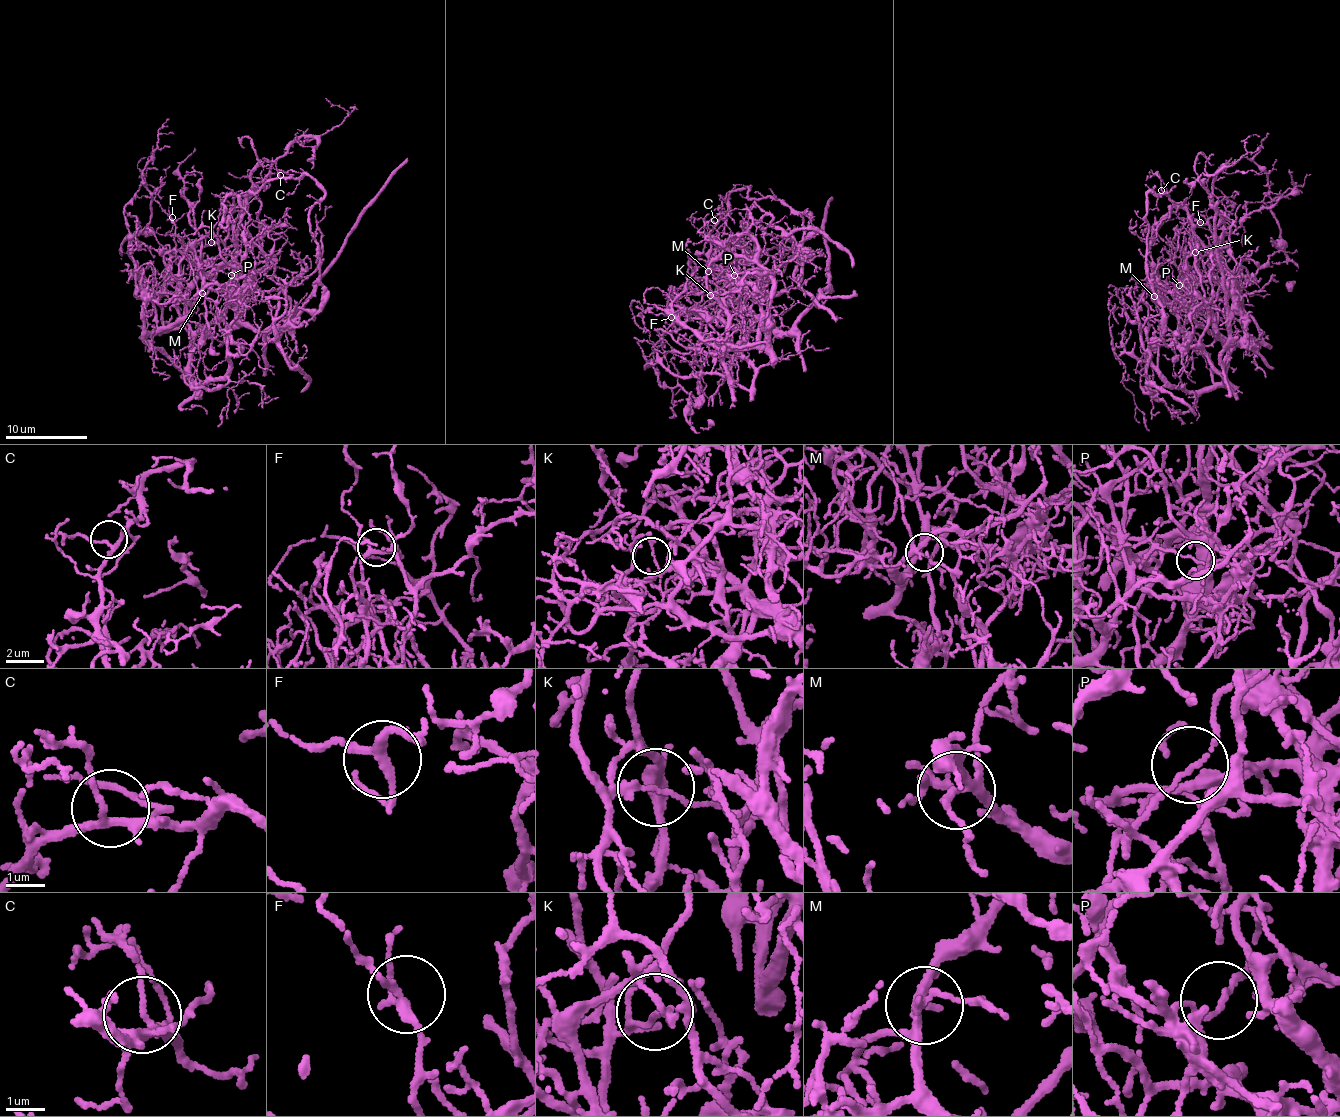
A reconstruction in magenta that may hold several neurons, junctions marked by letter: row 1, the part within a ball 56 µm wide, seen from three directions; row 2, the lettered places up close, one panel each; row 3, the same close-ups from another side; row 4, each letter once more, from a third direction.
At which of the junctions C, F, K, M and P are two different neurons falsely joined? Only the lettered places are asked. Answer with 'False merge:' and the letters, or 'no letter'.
False merge: K, P

